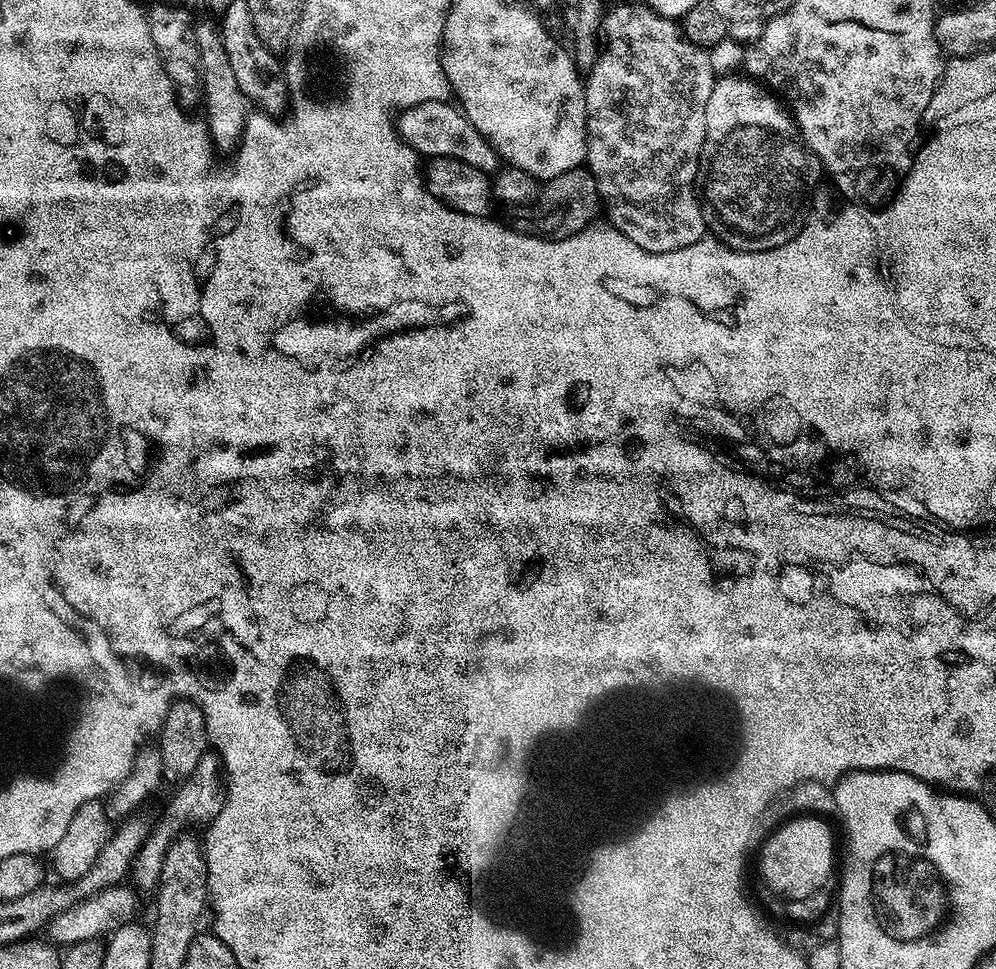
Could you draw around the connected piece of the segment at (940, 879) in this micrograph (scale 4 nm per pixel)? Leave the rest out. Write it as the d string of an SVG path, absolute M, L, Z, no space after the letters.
M884 848L884 852L876 852L872 856L872 864L868 864L868 908L872 908L872 920L876 920L876 932L880 936L888 936L892 944L936 944L940 936L948 936L948 928L956 928L956 880L932 860L932 856L924 856L924 852L912 852L912 848Z

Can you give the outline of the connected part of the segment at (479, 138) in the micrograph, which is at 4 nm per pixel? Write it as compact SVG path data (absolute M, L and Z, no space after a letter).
M424 100L421 104L407 107L401 118L398 118L400 136L415 151L424 158L450 158L458 162L466 162L466 166L474 166L474 170L492 174L501 167L500 155L492 149L492 144L468 120L463 111L455 103L448 100Z

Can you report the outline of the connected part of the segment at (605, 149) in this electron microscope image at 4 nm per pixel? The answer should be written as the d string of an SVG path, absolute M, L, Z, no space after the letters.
M643 2L637 4L616 4L612 9L605 11L602 16L602 47L599 49L596 57L596 65L590 69L586 76L586 83L584 85L584 93L586 94L586 110L588 111L588 158L586 167L591 172L596 185L600 191L600 198L603 207L606 209L606 216L609 216L611 227L617 228L622 234L626 234L626 238L630 238L630 242L634 242L634 246L642 246L642 250L647 252L669 252L670 250L682 250L686 246L690 246L694 242L705 239L706 232L704 232L704 212L706 216L706 208L702 203L701 197L698 195L698 181L702 176L702 160L700 164L700 155L703 157L706 152L706 102L710 102L710 90L714 90L718 77L716 72L712 69L710 58L708 57L708 49L701 48L699 44L689 37L683 27L675 19L663 16L655 12L645 5Z

